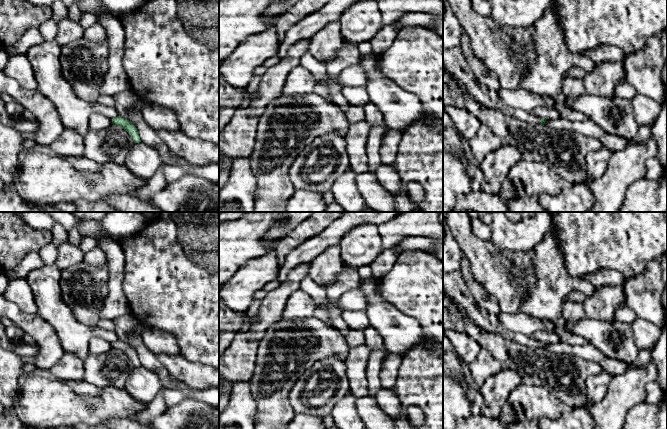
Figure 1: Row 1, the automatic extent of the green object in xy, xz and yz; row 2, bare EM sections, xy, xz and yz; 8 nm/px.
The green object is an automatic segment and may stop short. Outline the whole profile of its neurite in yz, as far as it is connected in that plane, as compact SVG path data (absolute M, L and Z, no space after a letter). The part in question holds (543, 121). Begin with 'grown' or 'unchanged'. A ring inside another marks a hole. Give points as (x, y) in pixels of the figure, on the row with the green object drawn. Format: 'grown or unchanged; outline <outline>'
grown; outline M459 46L454 48L443 47L443 67L461 81L467 91L482 105L499 110L503 114L527 124L544 126L545 118L540 118L532 112L510 107L501 99L498 91L491 90L484 84L479 83L469 68Z

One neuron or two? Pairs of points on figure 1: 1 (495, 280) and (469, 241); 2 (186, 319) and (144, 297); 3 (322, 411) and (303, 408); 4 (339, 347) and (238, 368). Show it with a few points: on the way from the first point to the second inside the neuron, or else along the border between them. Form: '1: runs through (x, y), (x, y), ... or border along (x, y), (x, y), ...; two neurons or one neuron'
1: runs through (494, 270), (477, 251); one neuron
2: runs through (176, 309), (164, 297), (154, 297); one neuron
3: runs through (317, 411), (308, 409); one neuron
4: border along (260, 342), (254, 372), (249, 380); two neurons

